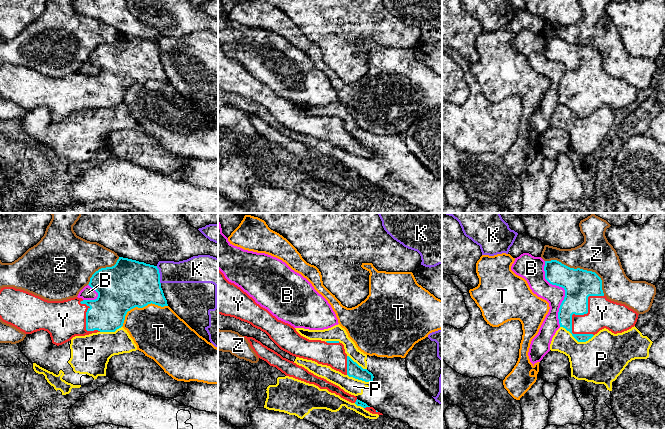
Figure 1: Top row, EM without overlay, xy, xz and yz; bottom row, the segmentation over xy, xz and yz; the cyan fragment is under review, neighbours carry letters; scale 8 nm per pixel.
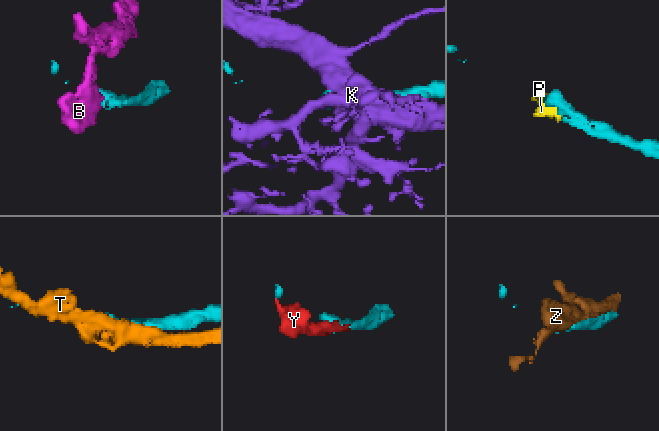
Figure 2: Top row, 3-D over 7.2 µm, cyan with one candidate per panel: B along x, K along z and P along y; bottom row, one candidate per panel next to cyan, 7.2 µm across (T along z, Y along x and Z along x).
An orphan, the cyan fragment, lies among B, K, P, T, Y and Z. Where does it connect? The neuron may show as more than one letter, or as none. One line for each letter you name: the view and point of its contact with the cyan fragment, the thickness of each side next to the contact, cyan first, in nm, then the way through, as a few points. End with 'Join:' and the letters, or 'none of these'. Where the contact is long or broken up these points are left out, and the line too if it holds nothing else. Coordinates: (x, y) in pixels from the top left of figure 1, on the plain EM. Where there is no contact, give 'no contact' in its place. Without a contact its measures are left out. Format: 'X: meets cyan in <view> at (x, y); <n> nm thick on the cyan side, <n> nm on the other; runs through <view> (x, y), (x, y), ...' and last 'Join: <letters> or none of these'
Y: meets cyan in yz at (585, 89); 240 nm thick on the cyan side, 240 nm on the other
Join: Y

